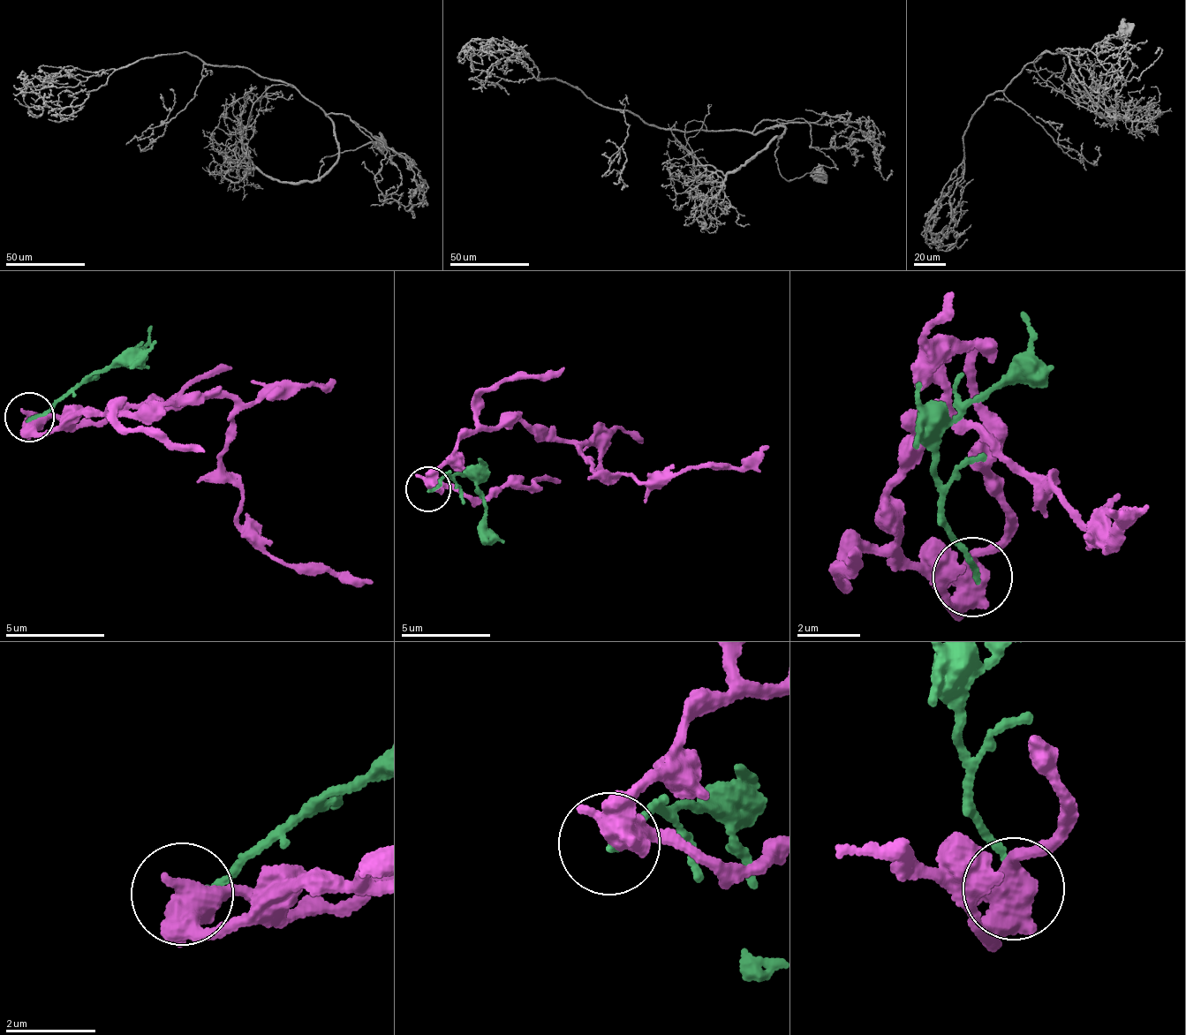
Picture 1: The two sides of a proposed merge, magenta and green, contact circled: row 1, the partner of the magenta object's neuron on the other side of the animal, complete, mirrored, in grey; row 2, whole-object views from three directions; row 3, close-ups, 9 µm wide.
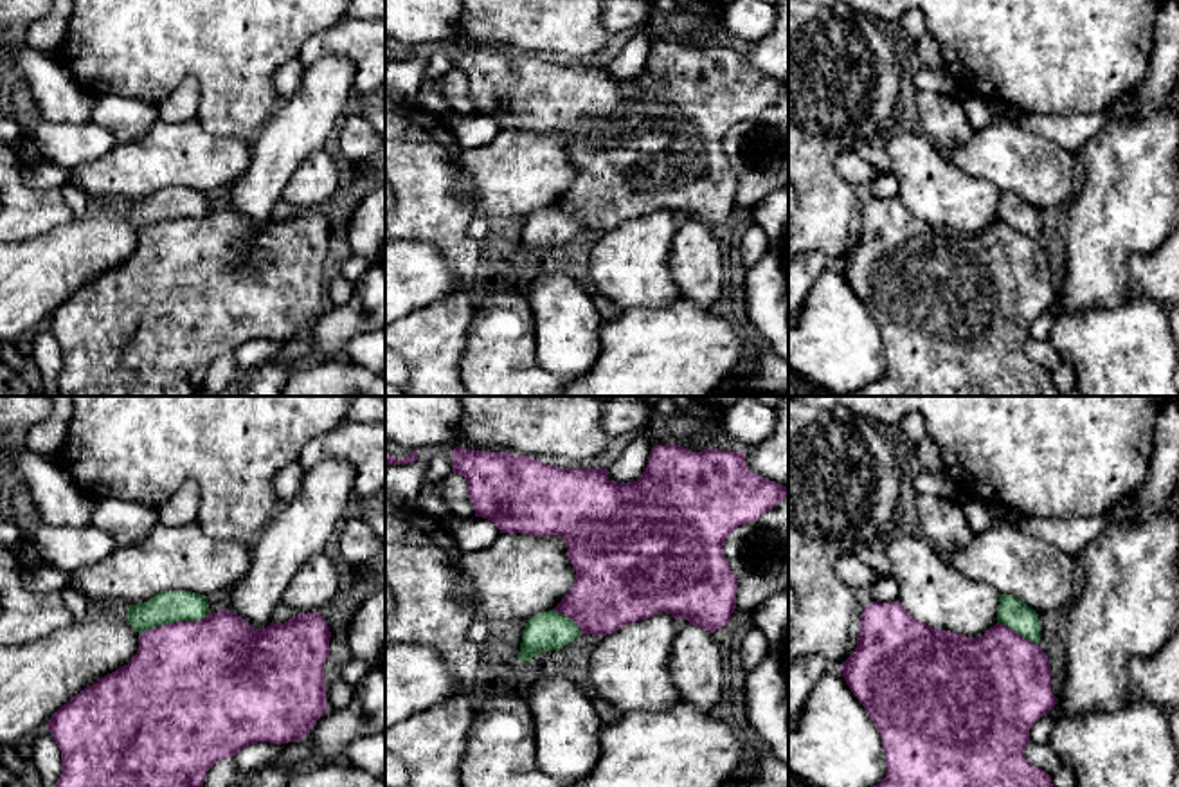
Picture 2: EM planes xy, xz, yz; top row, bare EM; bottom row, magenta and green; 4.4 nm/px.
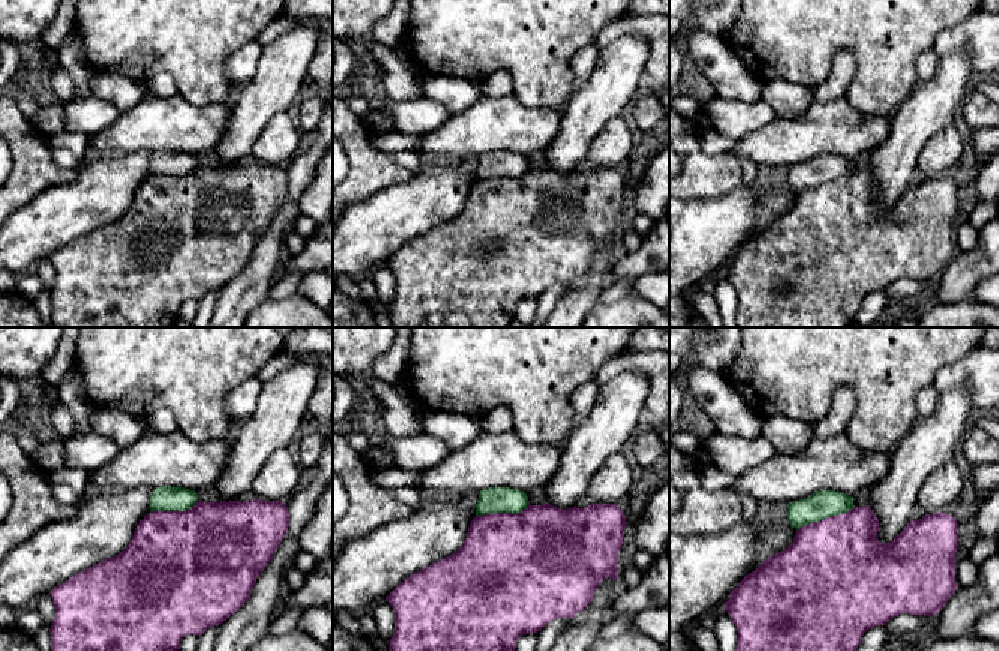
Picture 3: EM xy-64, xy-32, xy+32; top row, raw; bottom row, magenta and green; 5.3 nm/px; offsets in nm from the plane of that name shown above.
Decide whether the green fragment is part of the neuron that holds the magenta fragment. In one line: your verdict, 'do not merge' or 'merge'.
do not merge

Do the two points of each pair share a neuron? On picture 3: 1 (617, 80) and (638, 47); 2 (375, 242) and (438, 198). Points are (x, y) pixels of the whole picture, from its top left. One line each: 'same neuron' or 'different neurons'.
1: same neuron
2: same neuron

